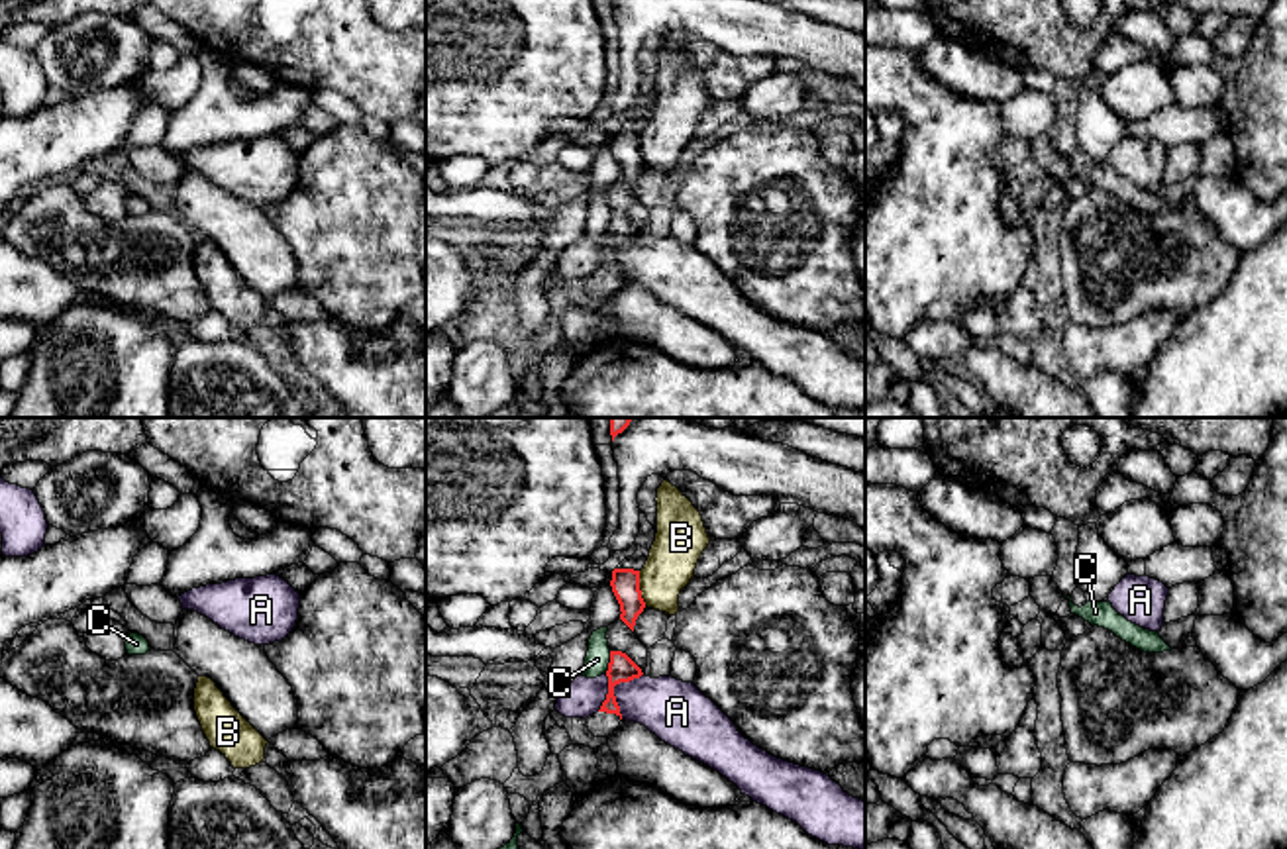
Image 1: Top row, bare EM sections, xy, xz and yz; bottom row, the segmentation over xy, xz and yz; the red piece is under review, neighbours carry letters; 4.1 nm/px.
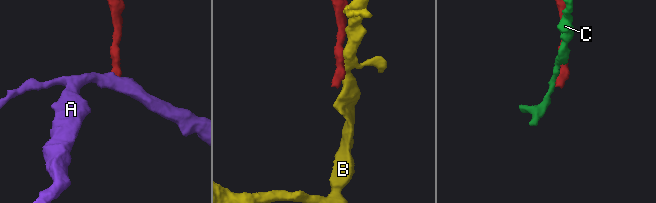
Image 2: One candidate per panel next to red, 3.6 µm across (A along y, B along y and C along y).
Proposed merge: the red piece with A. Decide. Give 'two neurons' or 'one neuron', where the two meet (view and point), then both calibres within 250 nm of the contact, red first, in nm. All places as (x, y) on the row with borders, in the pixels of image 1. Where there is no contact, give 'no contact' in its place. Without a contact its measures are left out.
two neurons; contact xz (613, 689); calibres 110 and 240 nm

